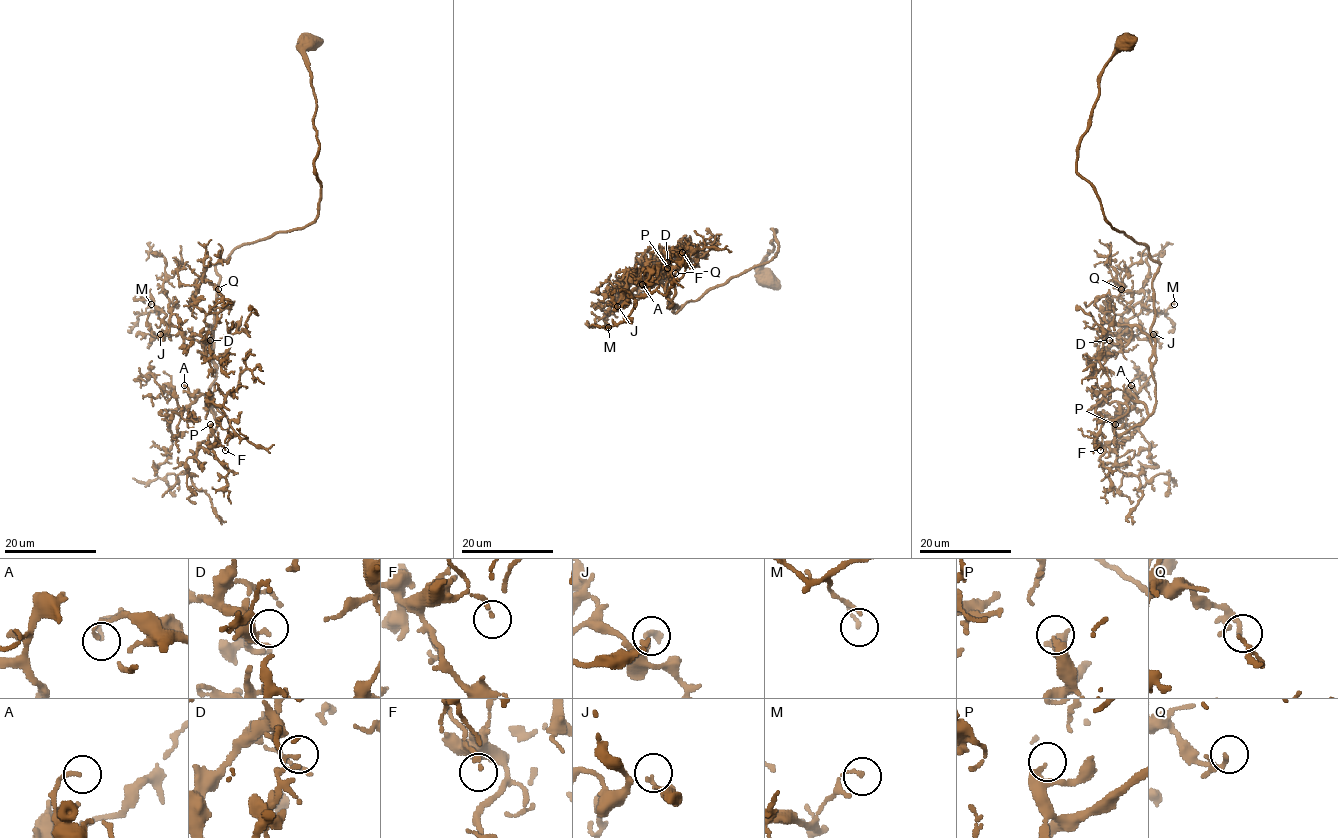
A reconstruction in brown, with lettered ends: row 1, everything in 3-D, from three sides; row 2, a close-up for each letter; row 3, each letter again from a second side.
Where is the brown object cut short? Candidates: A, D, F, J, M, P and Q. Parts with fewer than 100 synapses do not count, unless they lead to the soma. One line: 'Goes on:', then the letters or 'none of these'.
Goes on: A

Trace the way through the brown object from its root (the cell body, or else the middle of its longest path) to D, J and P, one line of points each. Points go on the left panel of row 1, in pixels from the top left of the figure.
D: (308, 41), (318, 214), (243, 243), (215, 266), (214, 322), (203, 347), (210, 340)
J: (308, 41), (317, 217), (243, 243), (215, 266), (211, 336), (210, 326), (199, 341), (173, 326), (160, 334)
P: (308, 41), (303, 61), (316, 102), (318, 214), (301, 228), (243, 243), (215, 266), (212, 433), (210, 424)

